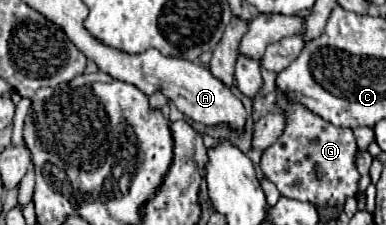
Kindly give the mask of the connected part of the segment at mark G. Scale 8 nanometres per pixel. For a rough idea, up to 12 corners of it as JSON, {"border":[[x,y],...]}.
{"border":[[281,96],[287,128],[259,166],[285,198],[355,196],[353,130]]}

